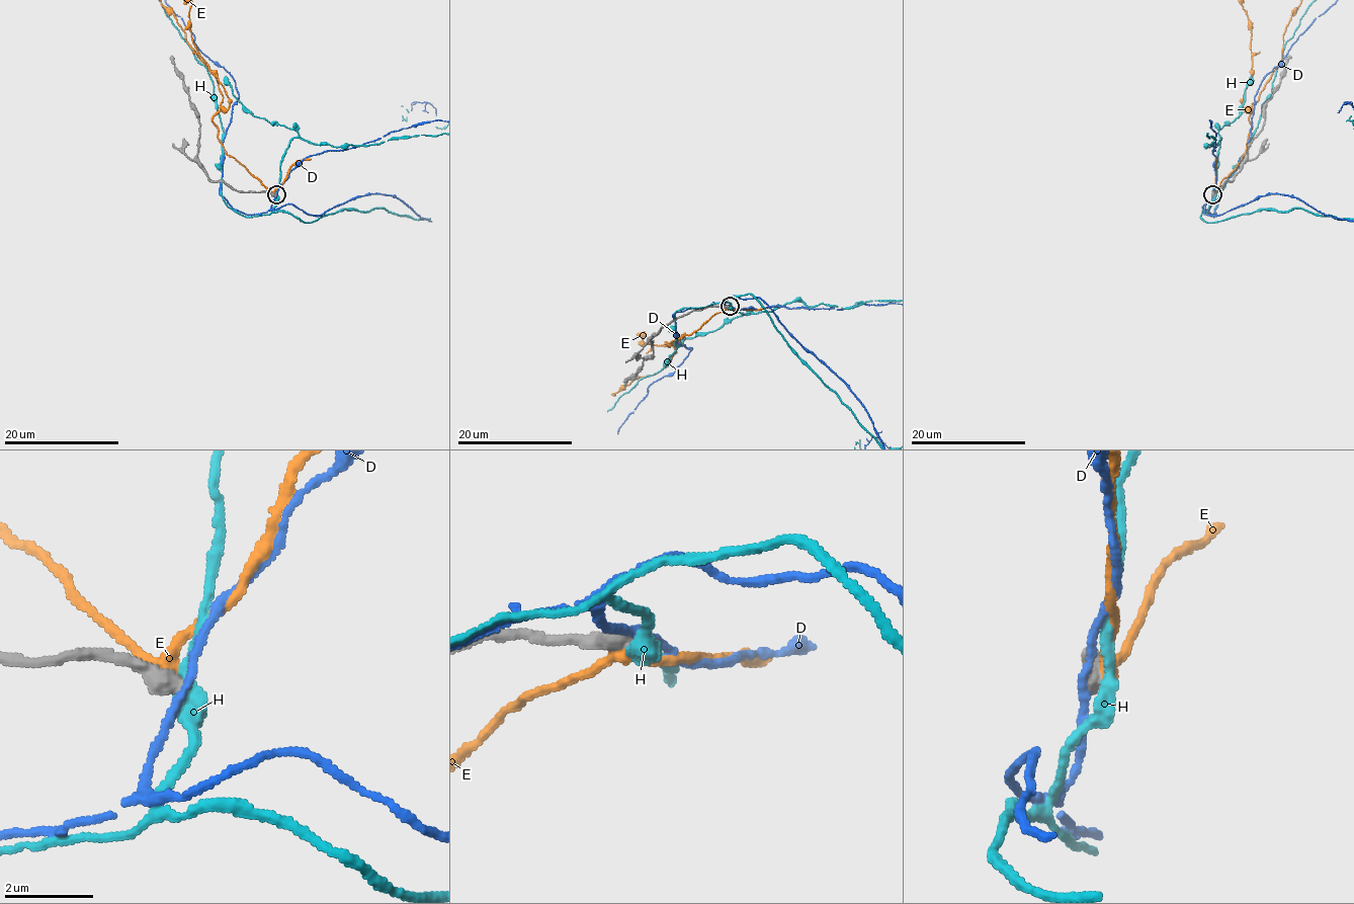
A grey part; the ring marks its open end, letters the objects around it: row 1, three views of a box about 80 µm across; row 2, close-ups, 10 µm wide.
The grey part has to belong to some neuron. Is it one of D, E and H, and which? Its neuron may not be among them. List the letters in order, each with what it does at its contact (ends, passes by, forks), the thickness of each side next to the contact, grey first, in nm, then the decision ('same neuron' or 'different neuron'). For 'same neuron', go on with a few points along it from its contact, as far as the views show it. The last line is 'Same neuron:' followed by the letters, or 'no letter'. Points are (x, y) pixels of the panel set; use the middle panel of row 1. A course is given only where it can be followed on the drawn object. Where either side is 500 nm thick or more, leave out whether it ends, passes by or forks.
D: it passes by | 440/170 nm | different neuron
E: it passes by | 480/280 nm | different neuron
H: it passes by | 460/360 nm | different neuron
Same neuron: no letter

